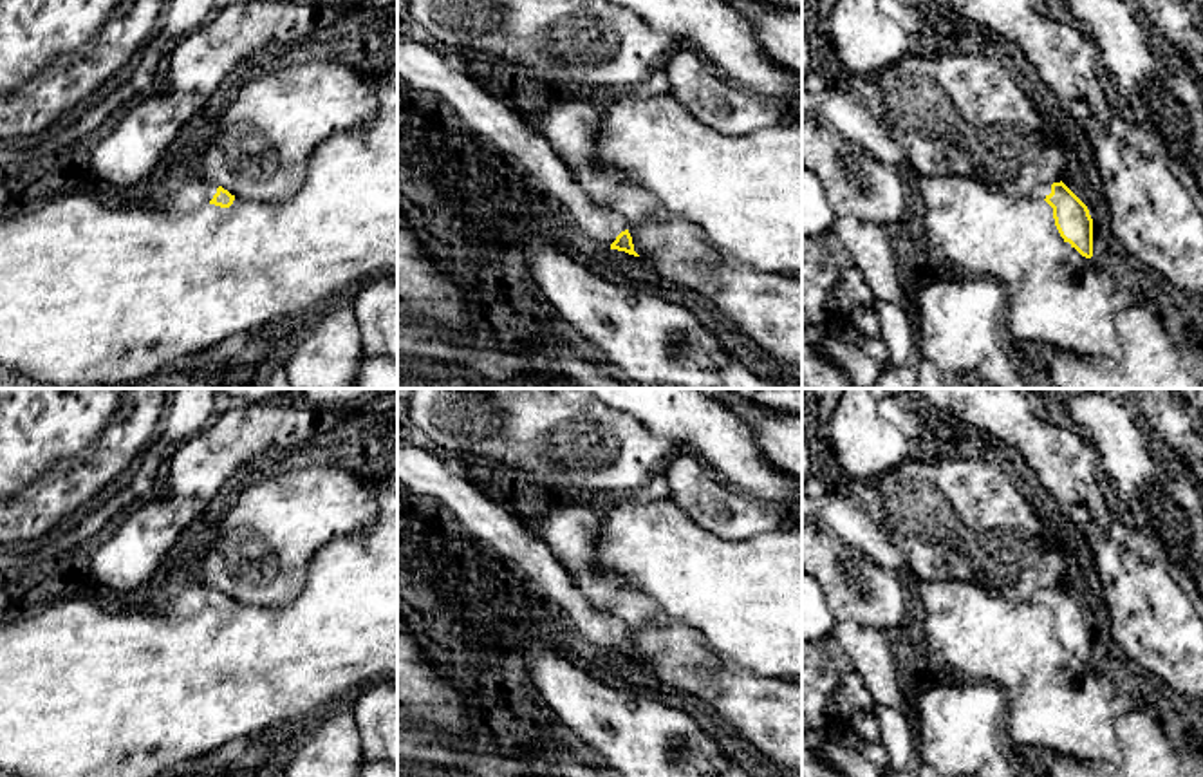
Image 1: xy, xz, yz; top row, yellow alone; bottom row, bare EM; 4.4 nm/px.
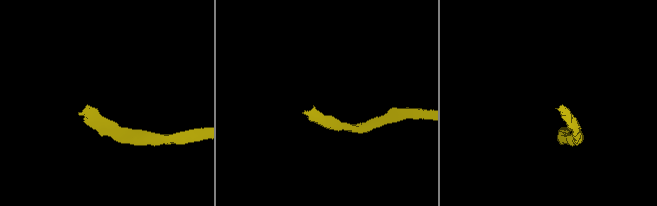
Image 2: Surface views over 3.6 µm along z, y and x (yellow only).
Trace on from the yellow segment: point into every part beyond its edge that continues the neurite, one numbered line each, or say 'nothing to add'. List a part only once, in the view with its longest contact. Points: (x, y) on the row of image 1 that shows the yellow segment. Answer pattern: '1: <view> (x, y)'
1: xz (492, 120)

